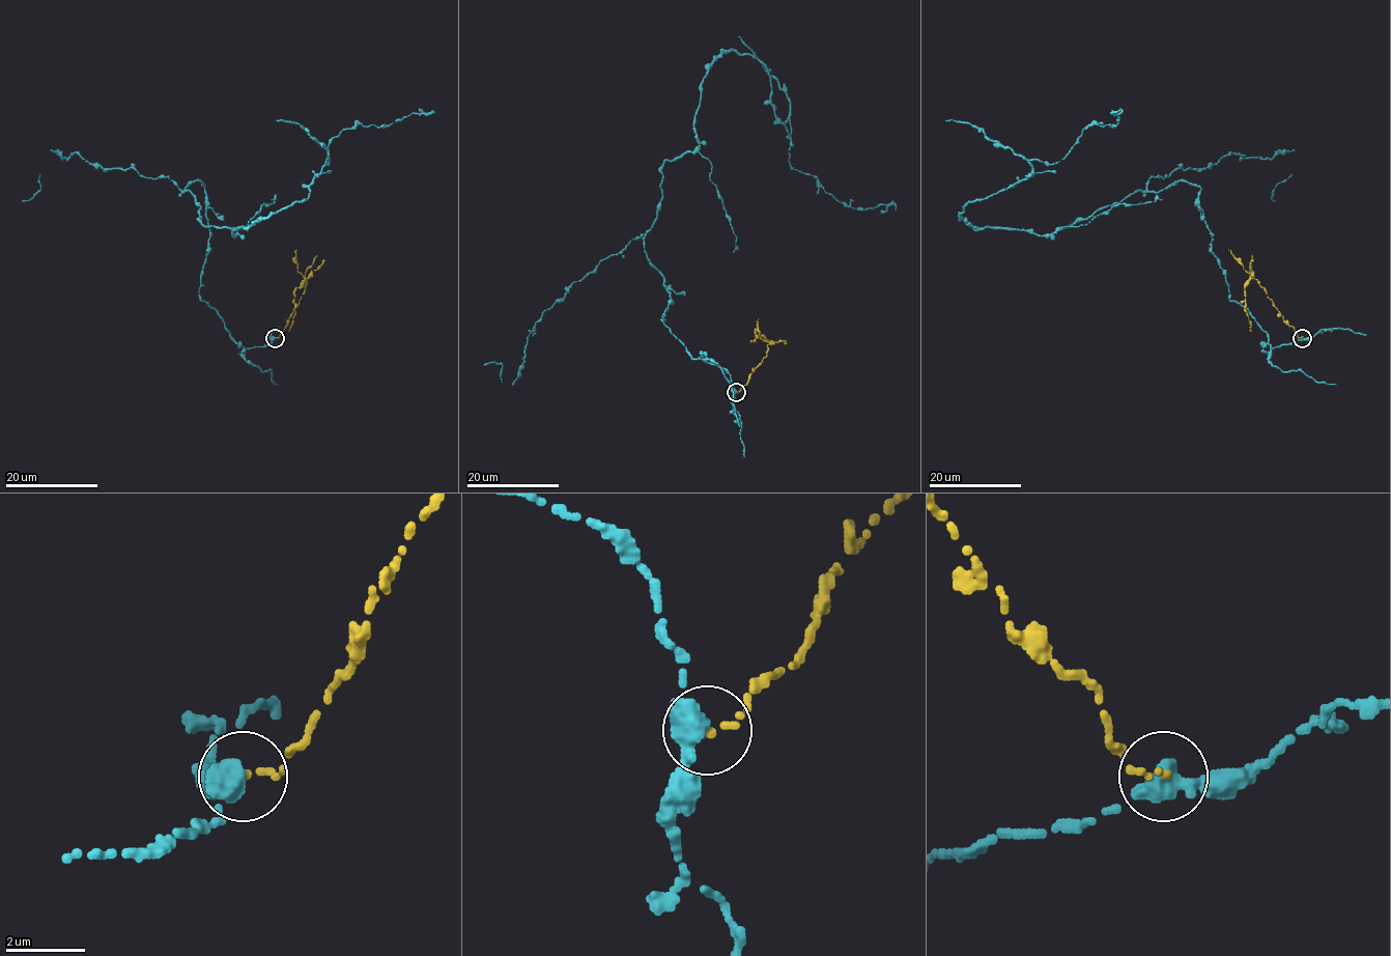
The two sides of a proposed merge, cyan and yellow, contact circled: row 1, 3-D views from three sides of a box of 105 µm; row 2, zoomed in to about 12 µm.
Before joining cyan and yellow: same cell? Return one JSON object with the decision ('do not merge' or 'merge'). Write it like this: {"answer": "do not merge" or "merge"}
{"answer": "do not merge"}

